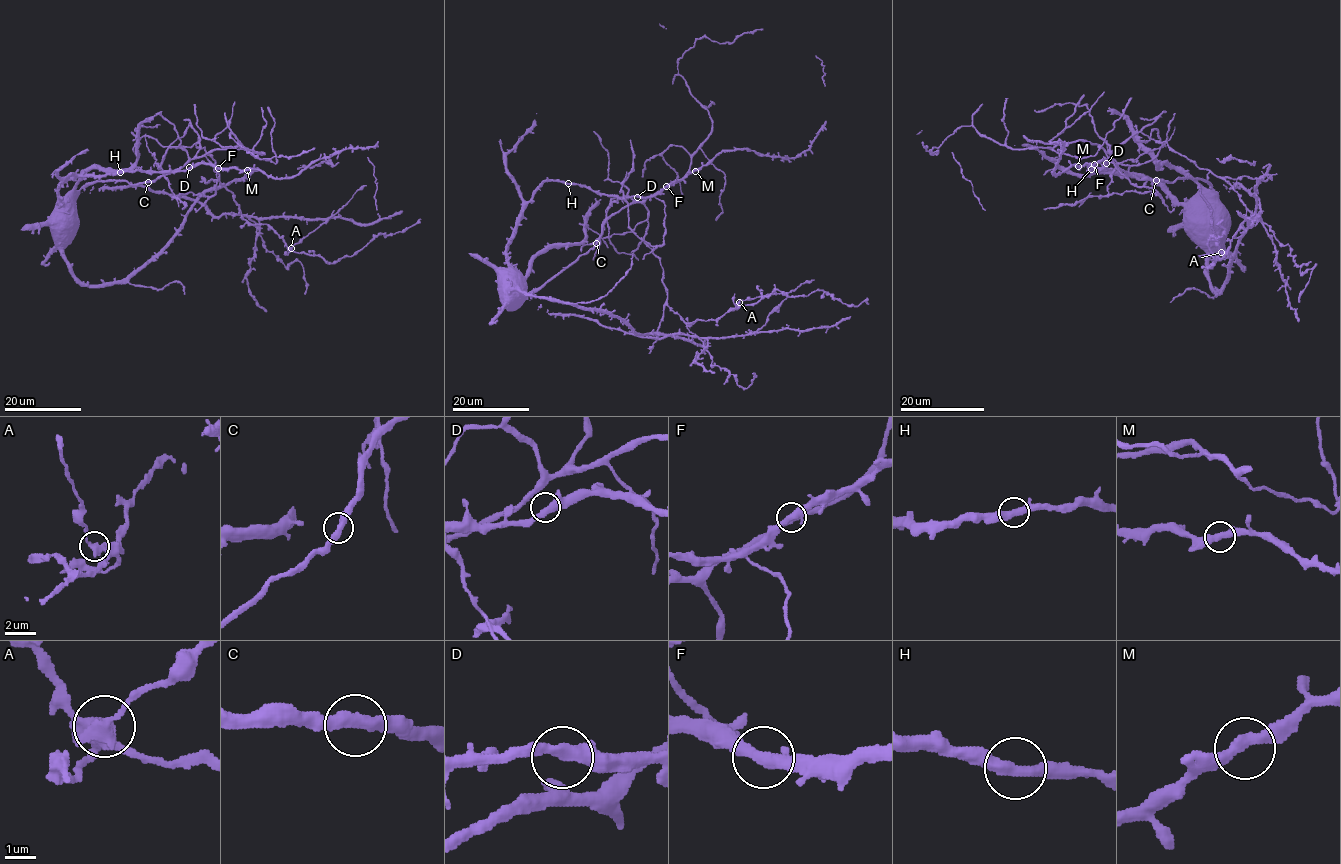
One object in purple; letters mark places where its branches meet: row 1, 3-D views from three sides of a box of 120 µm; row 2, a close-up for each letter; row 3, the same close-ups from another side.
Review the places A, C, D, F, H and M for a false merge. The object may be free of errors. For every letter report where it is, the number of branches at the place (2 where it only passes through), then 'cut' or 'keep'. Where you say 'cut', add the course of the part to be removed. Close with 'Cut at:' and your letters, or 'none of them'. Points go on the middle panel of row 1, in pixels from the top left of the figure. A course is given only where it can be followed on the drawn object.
A: place (739, 302); branches 2; cut; course (738, 302), (766, 294), (788, 293), (814, 280)
C: place (596, 243); branches 2; keep
D: place (637, 197); branches 2; keep
F: place (666, 186); branches 2; keep
H: place (568, 183); branches 2; keep
M: place (695, 171); branches 2; keep
Cut at: A

